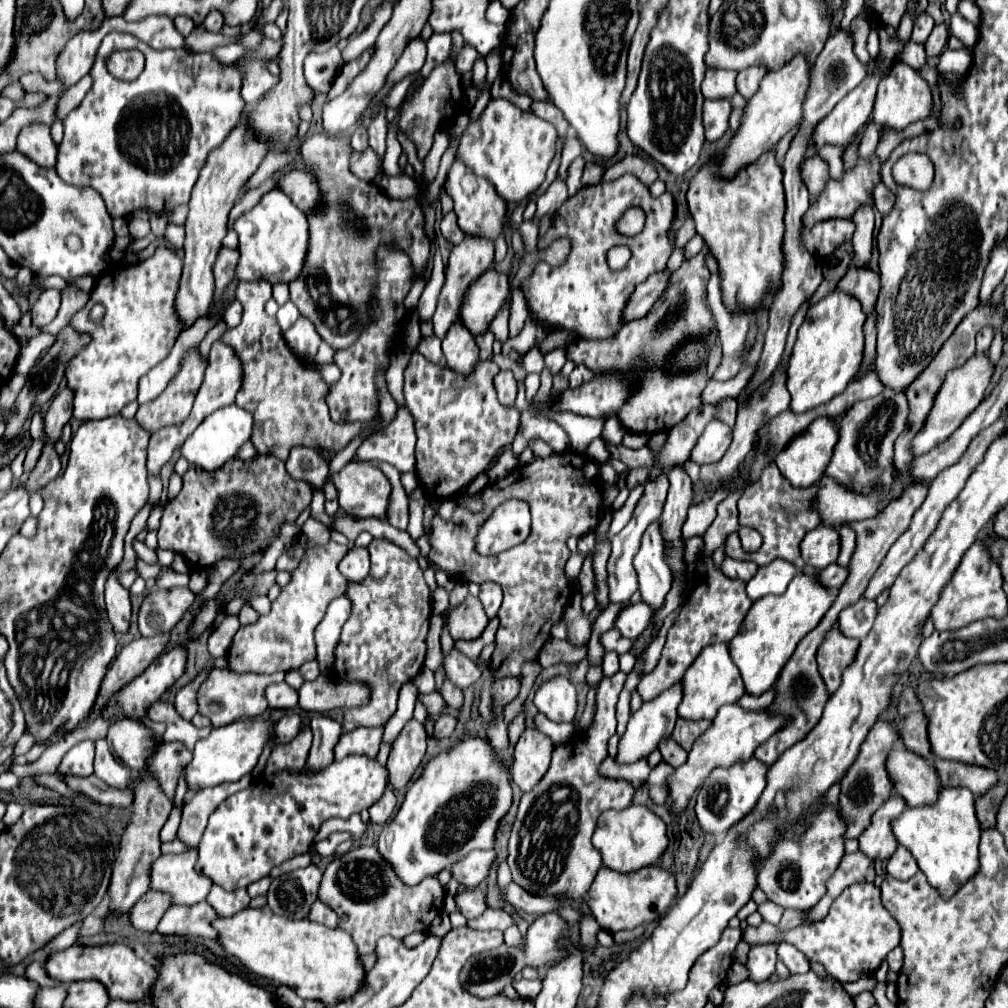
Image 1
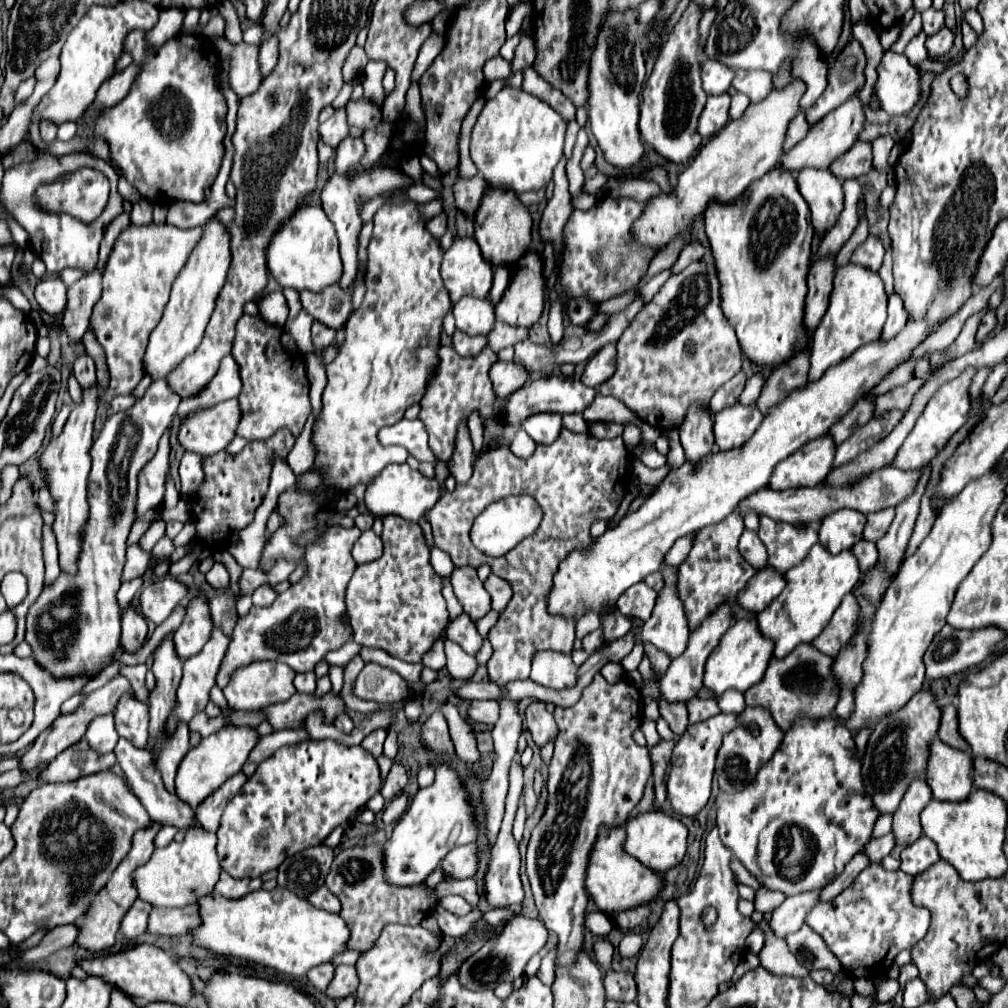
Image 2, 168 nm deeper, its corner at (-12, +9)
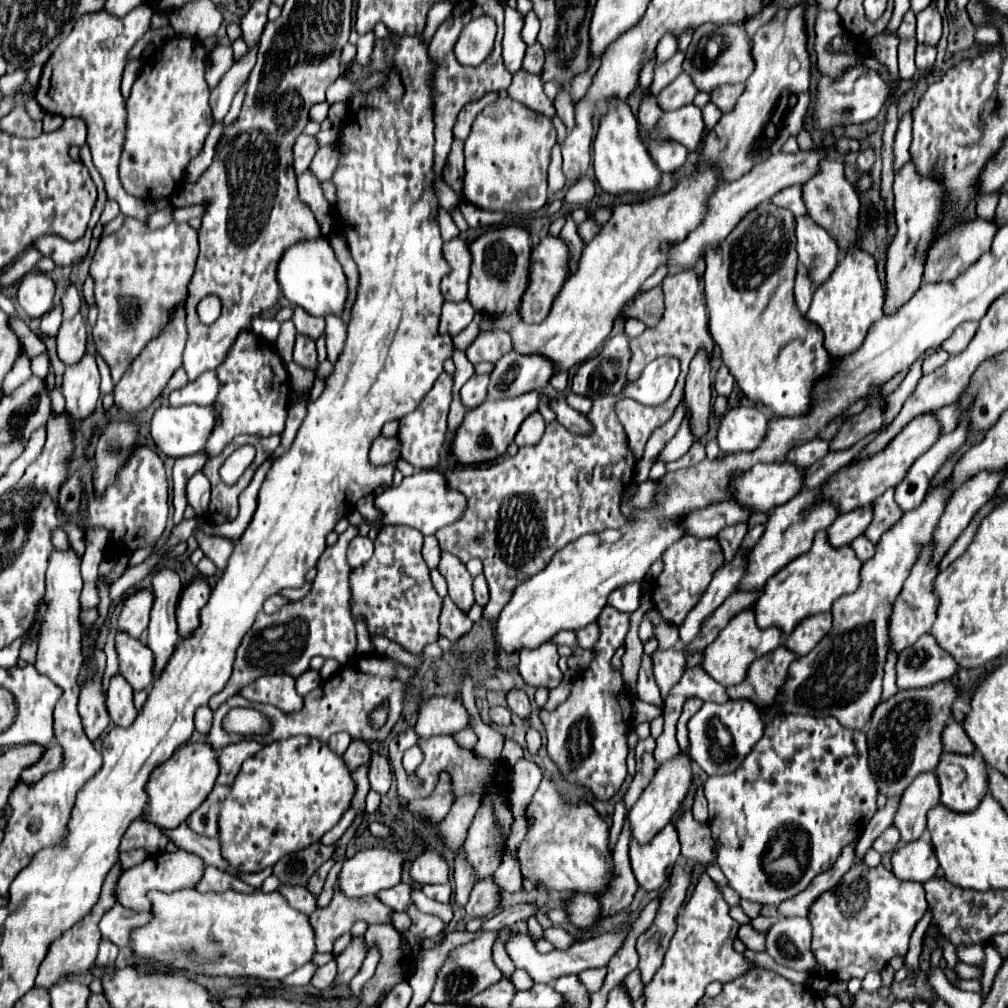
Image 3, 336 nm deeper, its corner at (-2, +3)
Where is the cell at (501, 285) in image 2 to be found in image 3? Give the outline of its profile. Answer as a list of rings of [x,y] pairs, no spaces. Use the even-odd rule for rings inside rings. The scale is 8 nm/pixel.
[[[477,312],[473,321],[468,327],[466,327],[460,334],[453,338],[453,343],[455,347],[465,352],[468,346],[473,342],[473,340],[480,333],[480,323],[484,318],[483,313]]]

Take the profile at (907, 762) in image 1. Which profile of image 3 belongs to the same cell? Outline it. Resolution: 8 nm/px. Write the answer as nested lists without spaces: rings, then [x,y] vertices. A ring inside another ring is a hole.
[[[943,753],[935,769],[941,785],[941,803],[957,813],[973,811],[989,791],[989,767],[981,753]]]

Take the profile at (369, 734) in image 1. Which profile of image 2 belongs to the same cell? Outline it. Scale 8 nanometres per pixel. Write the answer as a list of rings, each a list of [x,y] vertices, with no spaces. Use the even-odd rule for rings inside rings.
[[[377,729],[377,731],[369,733],[369,735],[363,739],[361,745],[363,745],[367,751],[371,751],[373,757],[379,757],[379,755],[383,753],[383,741],[385,741],[385,737],[387,737],[387,731],[385,731],[385,729]]]

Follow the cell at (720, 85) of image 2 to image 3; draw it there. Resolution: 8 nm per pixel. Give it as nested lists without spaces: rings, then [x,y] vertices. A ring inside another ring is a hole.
[[[681,73],[671,85],[667,85],[655,99],[663,111],[673,111],[683,105],[689,105],[693,97],[697,95],[697,89],[687,73]]]

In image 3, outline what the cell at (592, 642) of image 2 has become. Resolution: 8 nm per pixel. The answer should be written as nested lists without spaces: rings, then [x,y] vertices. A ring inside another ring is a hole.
[[[563,630],[561,633],[557,633],[557,637],[553,637],[551,641],[555,645],[568,645],[569,647],[575,647],[577,645],[575,632],[570,630]]]

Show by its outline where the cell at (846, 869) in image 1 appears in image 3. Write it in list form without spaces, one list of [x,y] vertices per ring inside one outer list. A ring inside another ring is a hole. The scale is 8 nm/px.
[[[891,825],[891,827],[887,827],[887,829],[873,841],[873,849],[879,851],[881,855],[883,855],[883,853],[891,853],[891,851],[897,847],[899,839],[901,839],[901,837],[899,837],[899,833],[897,833],[897,827]]]

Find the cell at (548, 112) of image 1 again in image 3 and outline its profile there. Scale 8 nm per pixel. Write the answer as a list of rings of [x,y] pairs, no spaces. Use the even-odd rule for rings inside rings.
[[[523,69],[517,71],[513,75],[513,83],[507,89],[507,93],[509,93],[511,99],[523,103],[525,107],[529,107],[529,109],[533,109],[537,113],[543,113],[547,117],[555,115],[555,107],[547,99],[547,95],[543,93],[543,81],[541,81],[539,75],[525,73]]]

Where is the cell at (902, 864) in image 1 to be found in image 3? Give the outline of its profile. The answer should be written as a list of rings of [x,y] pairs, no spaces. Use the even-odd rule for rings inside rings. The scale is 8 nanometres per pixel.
[[[925,837],[899,847],[893,853],[891,863],[893,863],[893,873],[899,879],[917,883],[925,883],[927,879],[931,879],[939,867],[933,847]]]

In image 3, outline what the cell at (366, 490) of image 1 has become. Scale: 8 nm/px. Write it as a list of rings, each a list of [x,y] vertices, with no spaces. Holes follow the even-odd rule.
[[[429,469],[405,477],[399,487],[387,487],[385,493],[375,497],[375,507],[383,511],[383,525],[407,525],[419,529],[423,535],[433,535],[437,529],[451,525],[461,519],[465,513],[465,495],[447,487],[447,481],[441,473]]]

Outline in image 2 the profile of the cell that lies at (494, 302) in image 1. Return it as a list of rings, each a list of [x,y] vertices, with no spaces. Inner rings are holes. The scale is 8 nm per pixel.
[[[529,251],[519,259],[511,273],[511,283],[503,299],[495,303],[495,317],[507,325],[531,327],[539,321],[545,301],[545,279],[541,277],[541,259]]]

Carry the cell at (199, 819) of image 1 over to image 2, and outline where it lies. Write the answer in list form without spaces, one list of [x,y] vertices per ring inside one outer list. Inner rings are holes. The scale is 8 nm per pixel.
[[[245,773],[233,775],[231,779],[227,779],[227,783],[223,783],[223,787],[219,787],[219,791],[211,793],[203,803],[199,803],[195,815],[197,815],[197,819],[201,821],[201,825],[203,825],[207,831],[217,831],[219,819],[221,819],[221,815],[223,815],[225,805],[227,805],[229,799],[243,787],[245,781],[247,781],[247,775],[245,775]]]

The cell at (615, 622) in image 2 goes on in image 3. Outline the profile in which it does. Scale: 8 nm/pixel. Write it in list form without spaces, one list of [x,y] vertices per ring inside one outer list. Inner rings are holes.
[[[597,623],[587,625],[587,627],[583,627],[583,629],[577,629],[577,631],[575,631],[575,637],[577,637],[577,645],[579,645],[579,647],[591,649],[591,647],[595,645],[597,637],[599,637],[599,627],[597,627]]]

